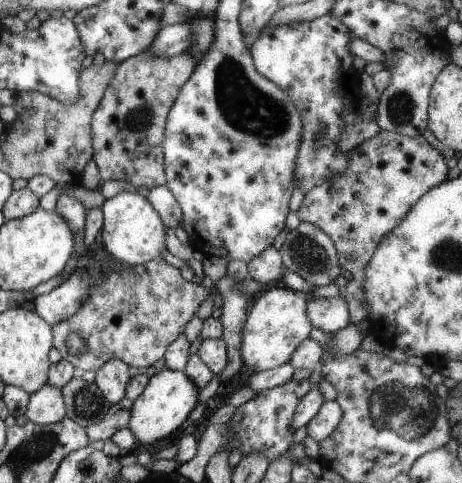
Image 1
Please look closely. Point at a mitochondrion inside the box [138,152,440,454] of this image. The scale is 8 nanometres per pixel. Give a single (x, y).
(401, 407)

